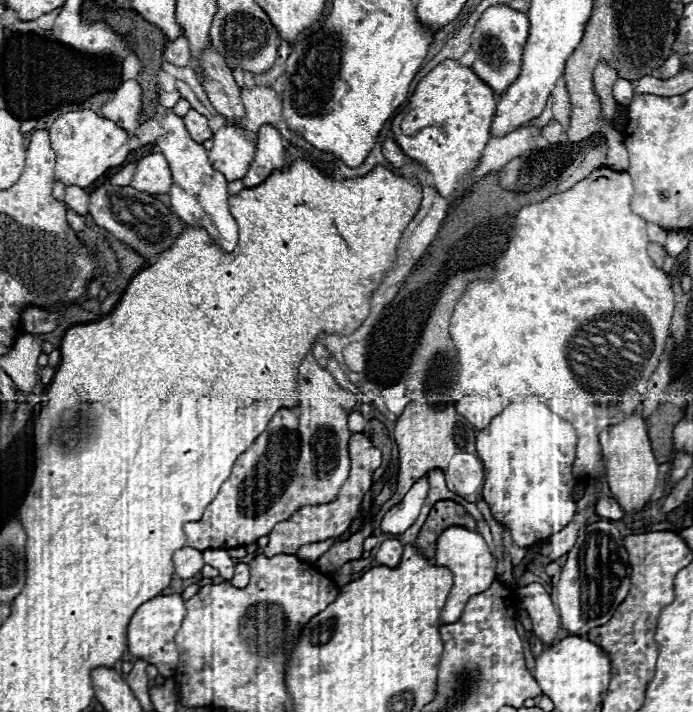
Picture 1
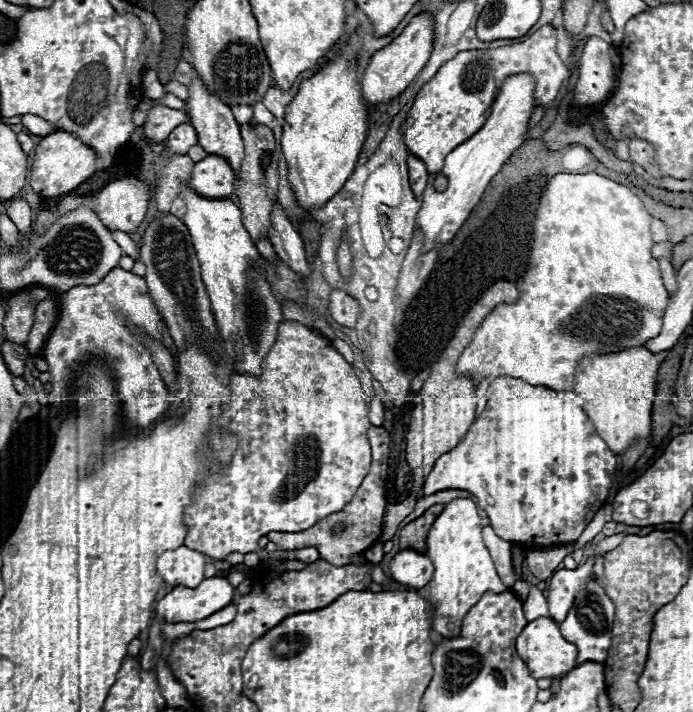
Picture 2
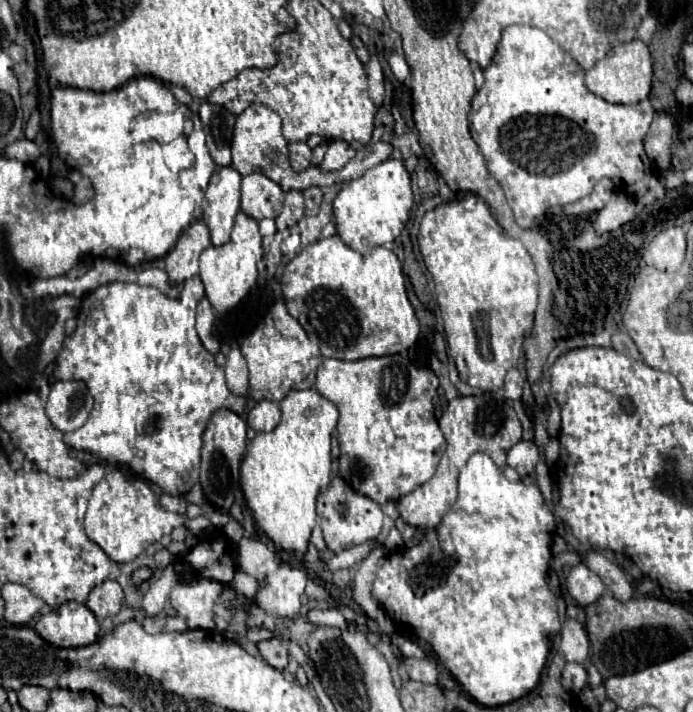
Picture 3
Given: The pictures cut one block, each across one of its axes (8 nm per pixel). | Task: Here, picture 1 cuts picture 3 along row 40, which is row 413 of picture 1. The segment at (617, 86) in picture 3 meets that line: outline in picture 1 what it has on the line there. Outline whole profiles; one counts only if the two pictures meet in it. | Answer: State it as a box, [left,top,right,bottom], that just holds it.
[600,410,658,514]

